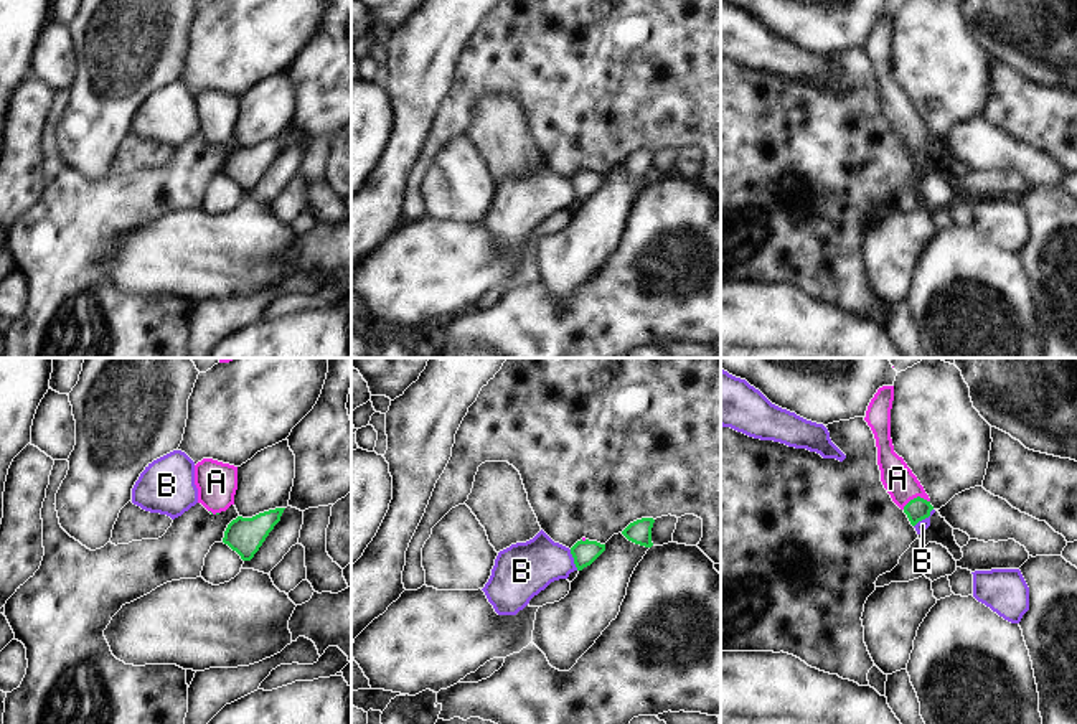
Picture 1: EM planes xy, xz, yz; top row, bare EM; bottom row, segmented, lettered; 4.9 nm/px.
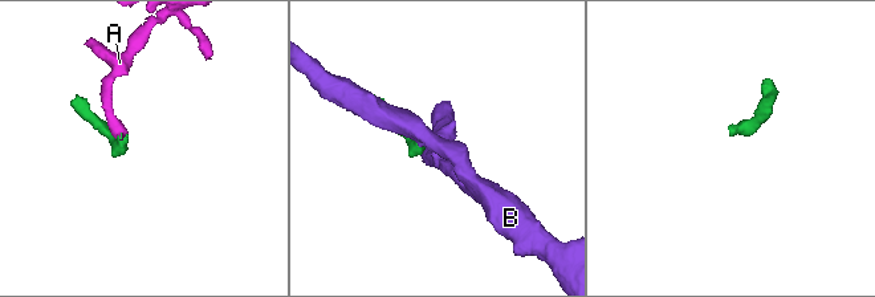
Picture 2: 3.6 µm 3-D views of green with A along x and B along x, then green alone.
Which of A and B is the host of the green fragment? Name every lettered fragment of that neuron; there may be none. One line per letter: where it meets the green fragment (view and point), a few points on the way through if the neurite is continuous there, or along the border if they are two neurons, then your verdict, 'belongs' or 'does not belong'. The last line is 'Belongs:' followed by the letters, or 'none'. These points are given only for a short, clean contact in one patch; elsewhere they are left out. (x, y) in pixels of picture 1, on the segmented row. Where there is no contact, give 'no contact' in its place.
A: meets green in yz at (917, 497); runs through yz (917, 508), (917, 497), (898, 479); belongs
B: meets green in yz at (924, 518); border along yz (932, 508), (914, 526); does not belong
Belongs: A

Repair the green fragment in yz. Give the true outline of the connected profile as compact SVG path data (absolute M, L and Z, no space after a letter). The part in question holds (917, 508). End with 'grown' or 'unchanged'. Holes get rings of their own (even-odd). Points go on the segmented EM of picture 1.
M894 386L879 388L868 406L864 421L876 439L881 482L892 501L907 515L910 524L915 526L919 521L930 516L934 506L904 458L894 452L891 439L892 401Z; grown

